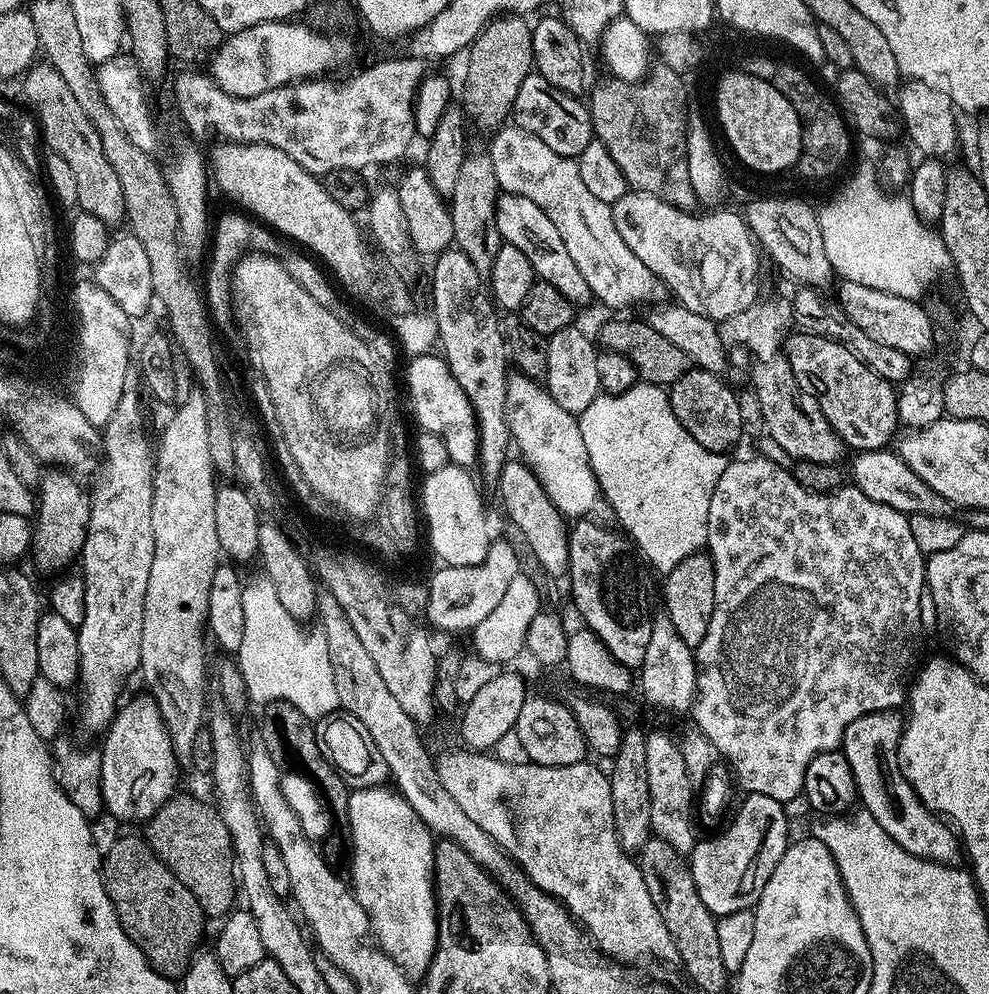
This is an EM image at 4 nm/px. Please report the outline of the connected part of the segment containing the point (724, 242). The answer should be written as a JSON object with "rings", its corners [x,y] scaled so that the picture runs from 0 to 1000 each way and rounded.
{"rings":[[[636,191],[617,208],[621,227],[633,247],[696,312],[727,324],[765,305],[768,258],[747,212],[723,210],[704,217],[645,191]]]}

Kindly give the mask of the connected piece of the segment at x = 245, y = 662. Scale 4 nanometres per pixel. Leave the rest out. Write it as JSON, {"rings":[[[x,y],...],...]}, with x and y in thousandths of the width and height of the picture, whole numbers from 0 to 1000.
{"rings":[[[268,577],[248,587],[244,602],[248,634],[241,657],[241,671],[251,695],[251,704],[259,710],[272,708],[275,704],[288,704],[293,710],[301,710],[301,714],[316,726],[341,715],[344,707],[342,694],[338,691],[338,670],[334,670],[334,654],[328,637],[323,634],[314,636],[309,632],[311,630],[291,618],[281,604],[277,586]]]}

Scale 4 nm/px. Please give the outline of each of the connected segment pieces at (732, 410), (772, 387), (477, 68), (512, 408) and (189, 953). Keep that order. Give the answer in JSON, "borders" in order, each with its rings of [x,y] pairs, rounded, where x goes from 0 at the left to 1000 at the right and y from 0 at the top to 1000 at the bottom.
{"borders":[[[[700,368],[678,386],[674,396],[677,408],[681,412],[681,421],[686,421],[686,425],[700,438],[702,445],[706,445],[714,453],[732,457],[735,456],[735,451],[740,451],[747,445],[748,434],[752,431],[752,419],[748,415],[748,406],[744,403],[743,396],[728,381],[725,375]]],[[[788,360],[778,370],[759,371],[760,386],[764,389],[764,402],[768,405],[768,419],[772,422],[771,434],[783,444],[791,449],[795,456],[801,459],[802,464],[814,463],[815,465],[827,465],[828,467],[845,467],[848,459],[855,455],[855,448],[850,443],[839,427],[835,425],[831,412],[826,408],[824,401],[815,400],[809,385],[803,380],[796,361]]],[[[502,14],[486,28],[471,49],[473,65],[465,85],[463,104],[470,118],[489,129],[502,131],[515,120],[524,87],[539,71],[538,30],[526,14]]],[[[520,374],[513,379],[511,396],[511,421],[513,423],[516,440],[525,451],[525,458],[534,470],[546,483],[546,488],[551,493],[558,507],[567,515],[569,520],[583,521],[609,521],[616,516],[614,504],[611,502],[604,485],[600,471],[597,469],[596,458],[593,457],[593,449],[588,444],[585,422],[577,414],[569,412],[564,404],[560,403],[553,389],[550,389],[543,381]]],[[[121,841],[103,861],[105,894],[119,920],[123,936],[144,956],[150,971],[171,984],[185,983],[203,953],[208,923],[204,911],[158,861],[149,844]]]]}

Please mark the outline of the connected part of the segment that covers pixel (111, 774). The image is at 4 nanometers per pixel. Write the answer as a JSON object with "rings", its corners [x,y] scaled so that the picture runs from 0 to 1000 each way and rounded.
{"rings":[[[152,698],[138,700],[122,711],[104,737],[103,803],[105,817],[129,829],[149,827],[164,810],[174,804],[178,793],[178,760],[164,718]]]}

